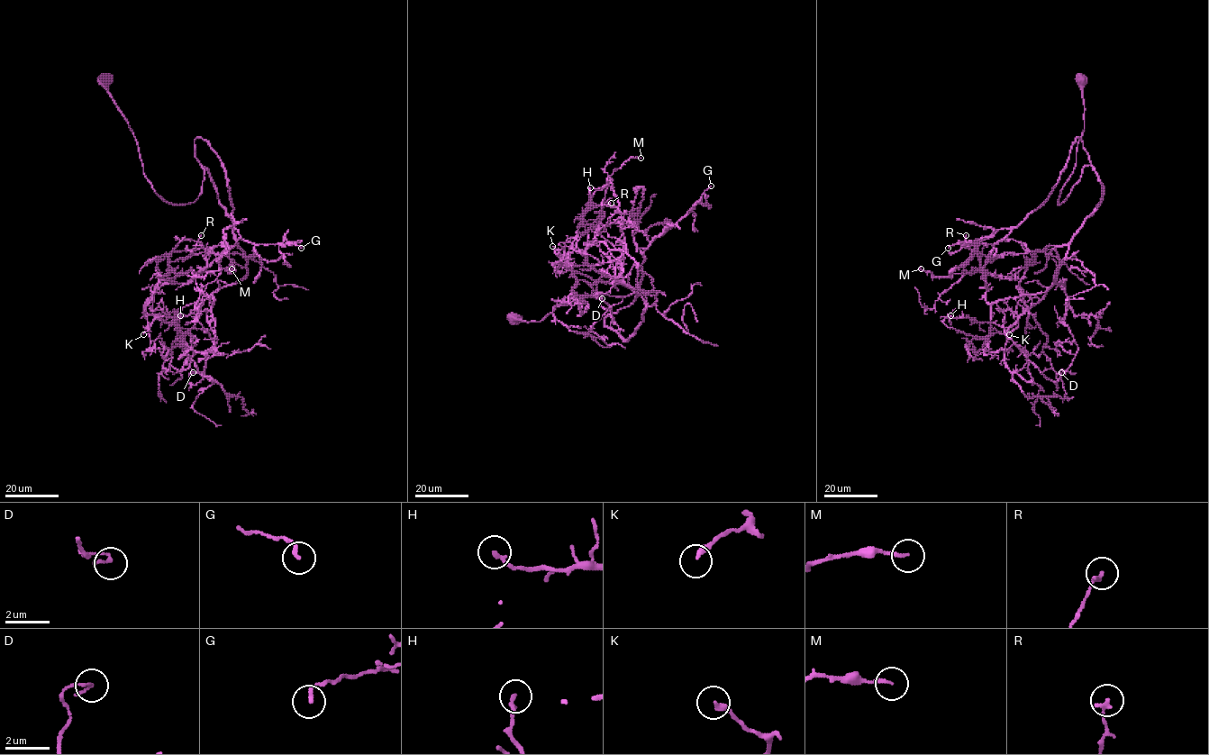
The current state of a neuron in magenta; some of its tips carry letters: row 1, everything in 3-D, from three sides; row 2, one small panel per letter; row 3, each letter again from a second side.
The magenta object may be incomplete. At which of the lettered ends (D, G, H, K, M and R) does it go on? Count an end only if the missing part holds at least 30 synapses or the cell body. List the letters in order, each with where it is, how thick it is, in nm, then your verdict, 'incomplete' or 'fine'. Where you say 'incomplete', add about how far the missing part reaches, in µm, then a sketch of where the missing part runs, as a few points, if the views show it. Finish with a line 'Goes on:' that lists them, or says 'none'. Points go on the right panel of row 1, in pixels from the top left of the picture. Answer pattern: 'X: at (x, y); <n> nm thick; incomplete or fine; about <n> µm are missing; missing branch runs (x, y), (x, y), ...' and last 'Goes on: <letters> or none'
D: at (1061, 372); 150 nm thick; fine
G: at (948, 248); 170 nm thick; fine
H: at (950, 315); 190 nm thick; fine
K: at (1009, 334); 260 nm thick; fine
M: at (921, 268); 150 nm thick; fine
R: at (966, 235); 200 nm thick; fine
Goes on: none

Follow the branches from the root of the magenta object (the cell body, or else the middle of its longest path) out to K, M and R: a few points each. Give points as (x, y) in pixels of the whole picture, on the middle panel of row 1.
K: (514, 318), (589, 295), (624, 340), (643, 321), (640, 294), (575, 273), (552, 246)
M: (514, 318), (589, 295), (624, 340), (643, 321), (640, 294), (567, 266), (593, 193), (640, 158)
R: (514, 318), (589, 295), (624, 340), (634, 332), (645, 301), (595, 228), (611, 203)

